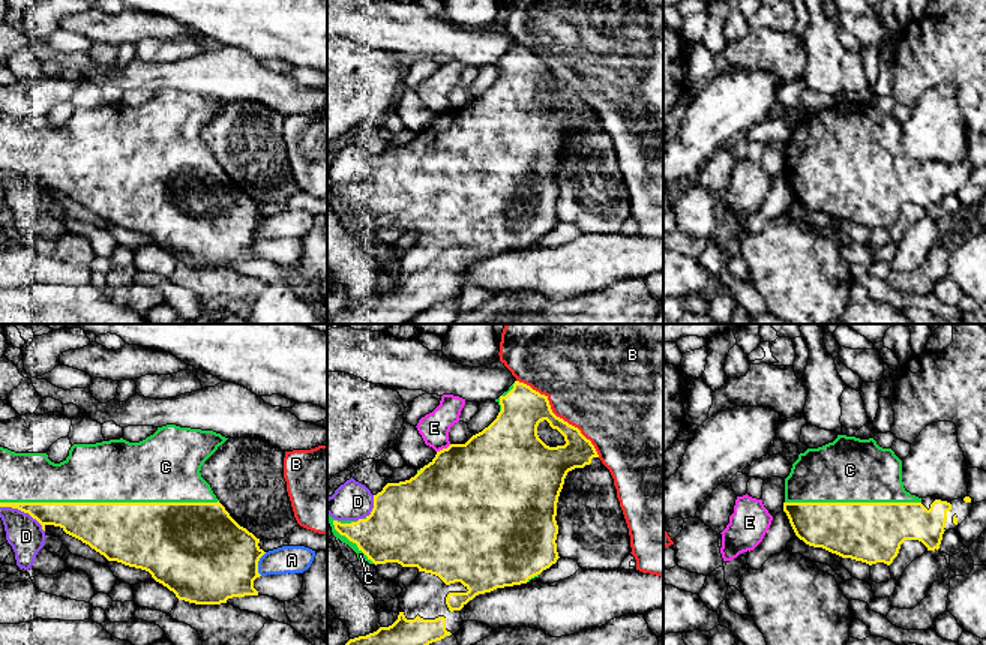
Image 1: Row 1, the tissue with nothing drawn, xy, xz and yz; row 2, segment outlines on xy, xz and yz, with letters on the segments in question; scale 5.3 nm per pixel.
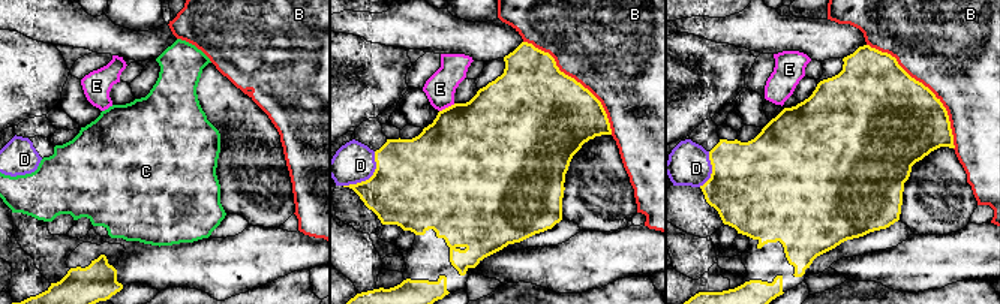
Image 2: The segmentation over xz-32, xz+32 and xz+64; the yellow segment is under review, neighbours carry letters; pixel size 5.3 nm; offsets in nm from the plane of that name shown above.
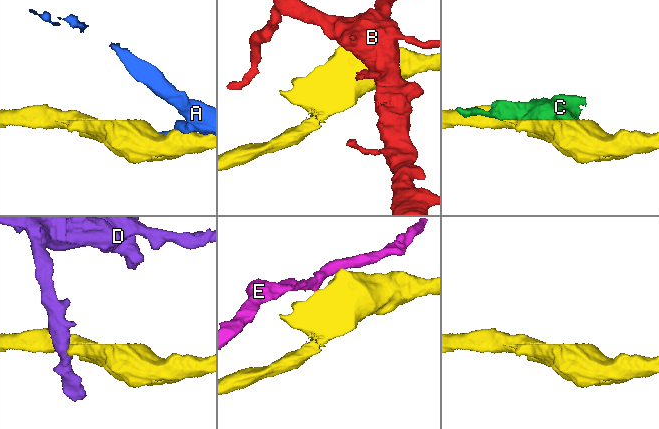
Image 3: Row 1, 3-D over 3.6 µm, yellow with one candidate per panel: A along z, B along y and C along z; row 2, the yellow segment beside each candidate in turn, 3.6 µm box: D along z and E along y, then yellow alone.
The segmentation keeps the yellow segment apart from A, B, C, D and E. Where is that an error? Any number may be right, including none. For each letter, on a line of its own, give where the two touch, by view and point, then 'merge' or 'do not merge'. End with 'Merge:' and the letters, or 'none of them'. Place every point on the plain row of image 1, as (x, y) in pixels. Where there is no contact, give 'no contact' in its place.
A: xy (257, 228) | do not merge
B: xz (556, 80) | do not merge
C: xy (108, 167) | merge
D: xy (24, 176) | do not merge
E: xz (443, 113) | do not merge
Merge: C

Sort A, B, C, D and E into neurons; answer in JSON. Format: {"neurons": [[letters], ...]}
{"neurons": [["A"], ["B"], ["C"], ["D"], ["E"]]}

